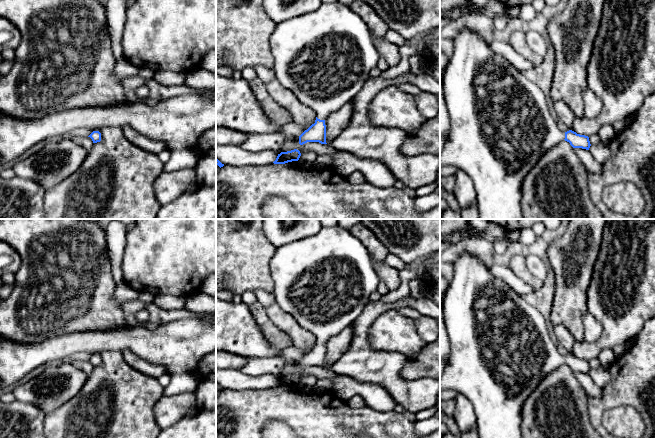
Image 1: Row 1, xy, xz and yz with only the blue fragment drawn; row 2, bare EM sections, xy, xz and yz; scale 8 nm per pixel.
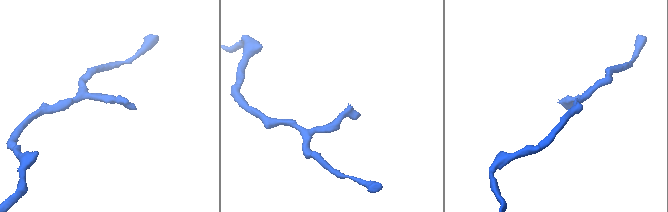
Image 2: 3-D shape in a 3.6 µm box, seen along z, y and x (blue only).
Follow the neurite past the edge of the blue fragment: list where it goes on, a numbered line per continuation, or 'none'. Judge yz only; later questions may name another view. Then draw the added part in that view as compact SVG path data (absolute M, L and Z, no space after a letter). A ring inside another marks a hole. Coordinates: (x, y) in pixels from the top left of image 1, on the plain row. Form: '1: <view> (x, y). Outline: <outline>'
1: yz (501, 350). Outline: M462 253L452 262L452 265L454 274L443 303L444 325L451 346L451 357L444 369L443 375L440 377L440 391L451 390L460 392L471 401L476 417L478 438L523 438L521 411L524 402L544 377L565 363L565 356L559 353L558 347L551 340L544 316L535 307L528 304L523 296L514 292L505 281L494 277L488 269L488 265L480 258L469 253Z

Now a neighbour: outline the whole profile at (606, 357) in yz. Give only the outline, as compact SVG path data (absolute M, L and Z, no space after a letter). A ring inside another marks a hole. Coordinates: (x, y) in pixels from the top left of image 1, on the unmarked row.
M602 348L599 356L598 356L600 366L608 369L609 366L613 363L616 359L616 356L613 352L613 349L610 348Z

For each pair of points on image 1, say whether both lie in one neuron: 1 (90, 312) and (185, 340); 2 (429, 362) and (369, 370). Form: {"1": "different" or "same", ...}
{"1": "different", "2": "different"}

